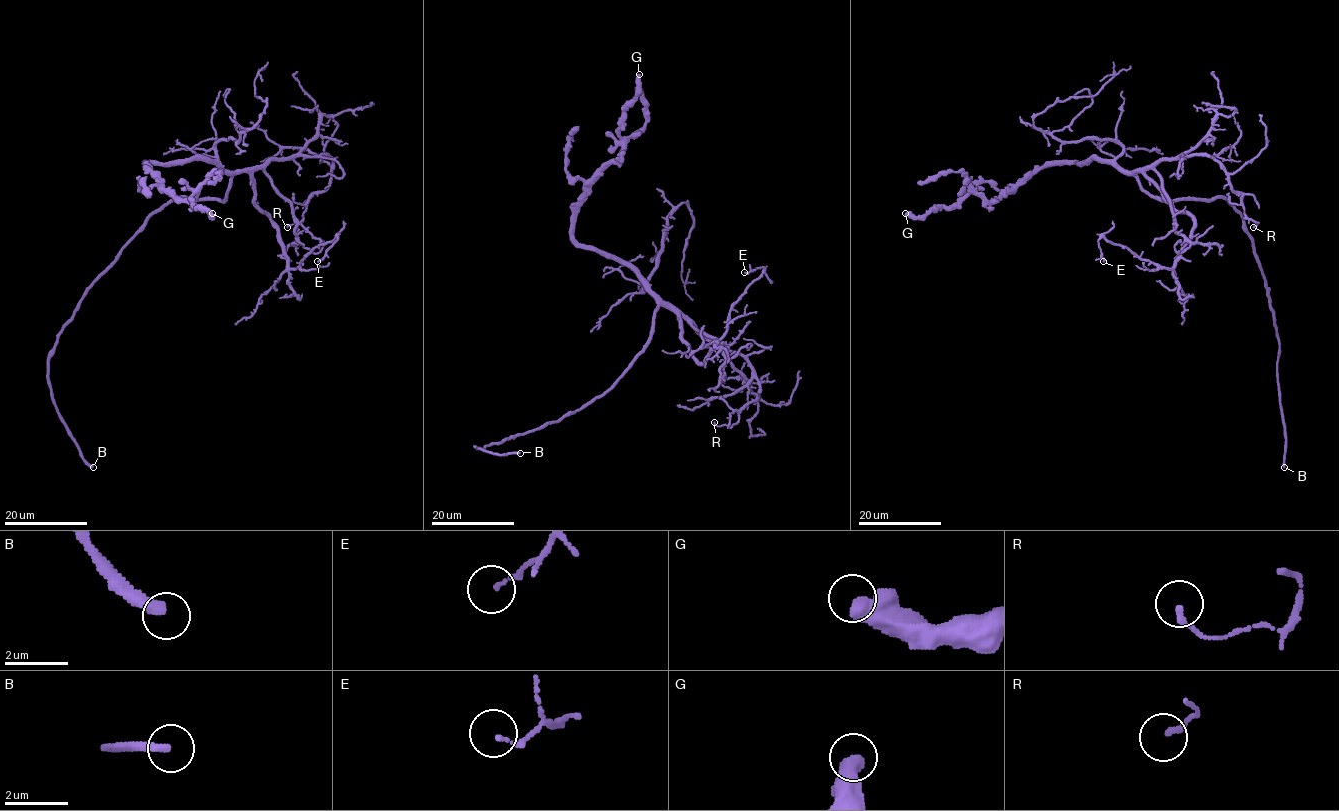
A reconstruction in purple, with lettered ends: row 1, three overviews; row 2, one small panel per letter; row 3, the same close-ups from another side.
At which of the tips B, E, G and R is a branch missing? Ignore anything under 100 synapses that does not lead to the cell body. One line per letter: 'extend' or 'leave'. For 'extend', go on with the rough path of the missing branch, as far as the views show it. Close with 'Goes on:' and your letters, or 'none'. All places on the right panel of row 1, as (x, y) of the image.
B: extend; missing branch runs (1284, 467), (1287, 456), (1269, 430), (1245, 381), (1240, 362), (1230, 349)
E: leave
G: leave
R: leave
Goes on: B

